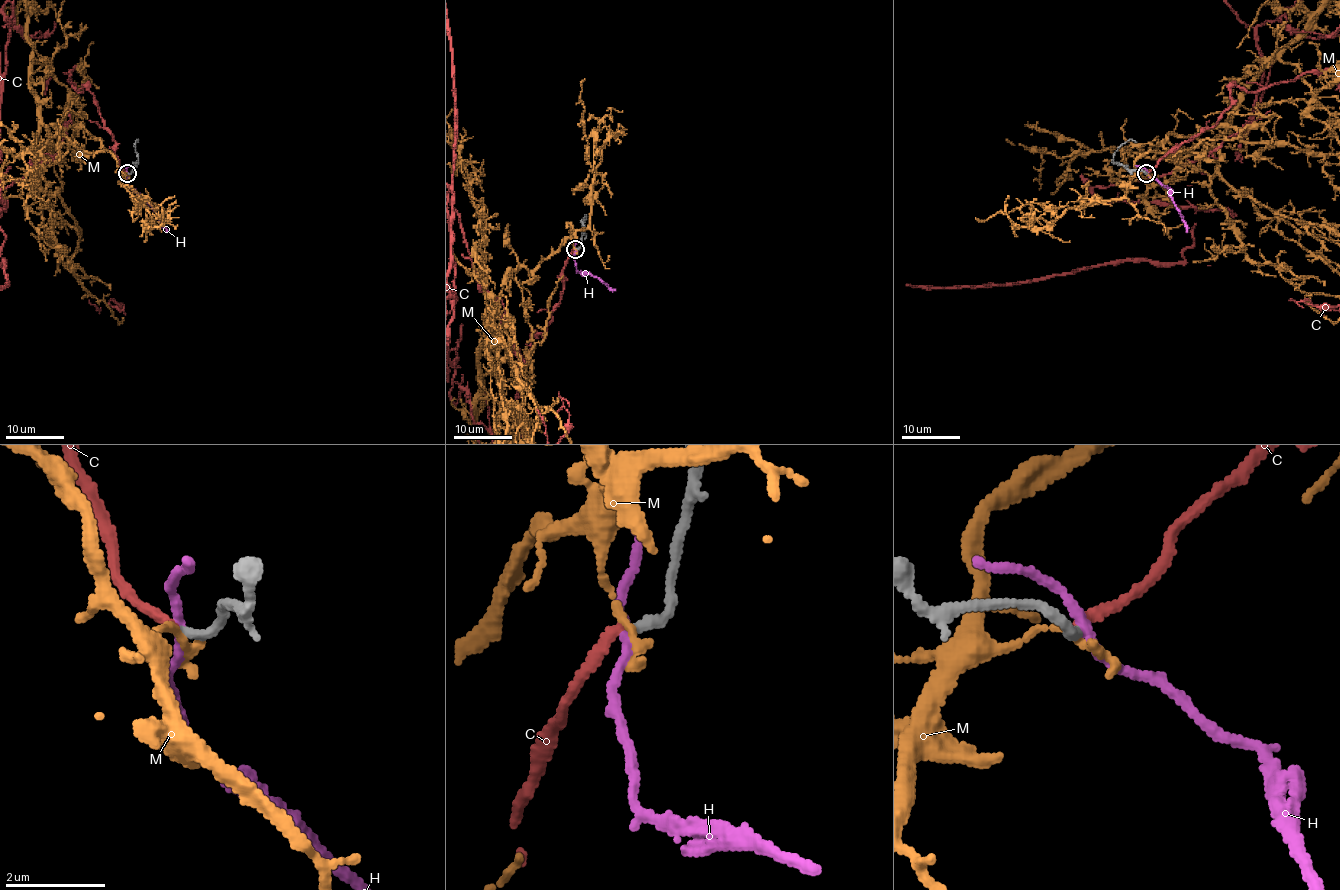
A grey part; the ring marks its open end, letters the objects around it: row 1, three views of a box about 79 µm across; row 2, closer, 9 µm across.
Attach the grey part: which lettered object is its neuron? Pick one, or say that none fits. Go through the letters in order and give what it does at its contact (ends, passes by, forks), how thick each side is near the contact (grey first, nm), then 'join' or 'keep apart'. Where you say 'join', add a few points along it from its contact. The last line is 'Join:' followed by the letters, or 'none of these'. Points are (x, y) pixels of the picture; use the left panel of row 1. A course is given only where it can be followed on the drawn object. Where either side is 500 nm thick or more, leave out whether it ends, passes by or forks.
C: it ends; calibres 180 and 190 nm; join
H: it passes by; calibres 180 and 180 nm; keep apart
M: it ends; calibres 190 and 200 nm; keep apart
Join: C

